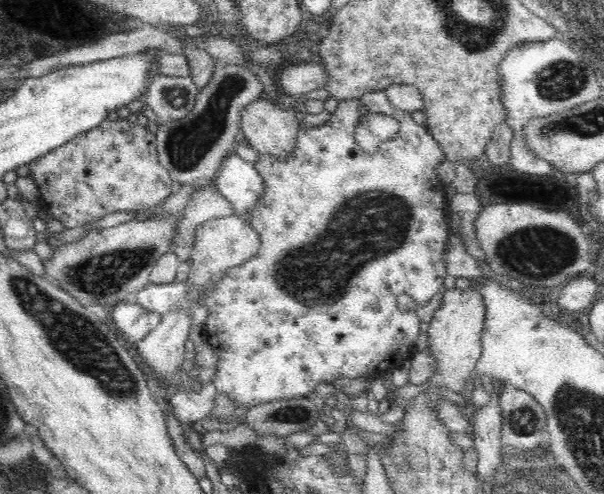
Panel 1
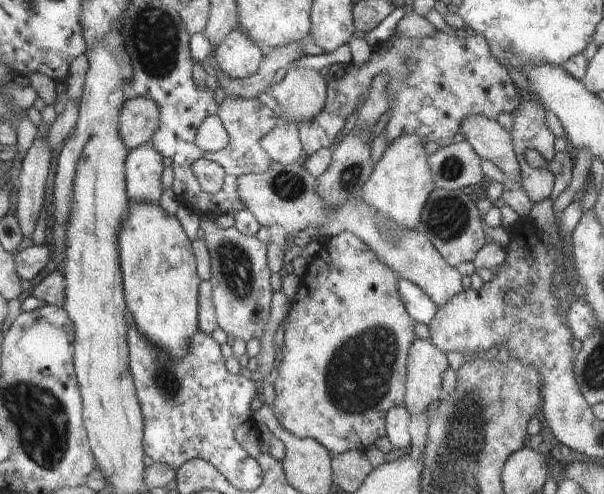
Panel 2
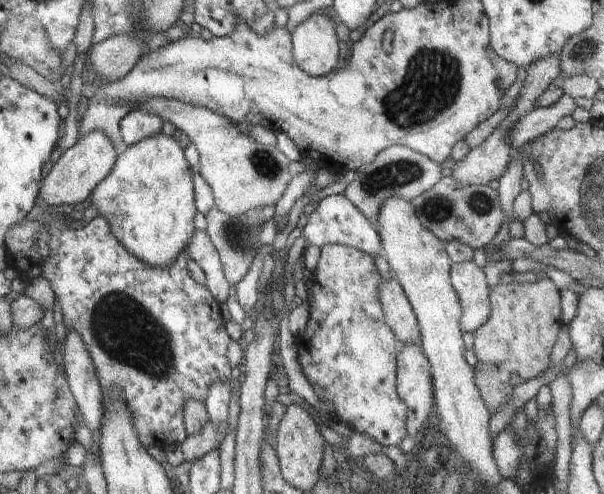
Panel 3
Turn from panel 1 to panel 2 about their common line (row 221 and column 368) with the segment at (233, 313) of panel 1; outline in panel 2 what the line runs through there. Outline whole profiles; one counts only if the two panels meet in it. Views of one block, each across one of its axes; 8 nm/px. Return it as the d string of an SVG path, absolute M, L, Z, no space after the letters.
M342 232L338 236L333 236L323 241L316 254L308 260L306 271L300 277L298 291L289 302L282 349L283 359L274 383L276 397L272 412L274 412L276 420L282 424L284 430L288 430L300 440L304 440L304 438L317 440L332 455L342 454L349 450L364 452L367 448L374 446L379 438L387 436L385 416L391 408L403 405L407 379L408 349L417 339L414 334L417 322L410 318L410 315L406 312L404 303L400 298L400 294L398 294L398 284L396 282L398 282L396 273L374 256L368 244L364 244L358 236L354 236L350 232Z

